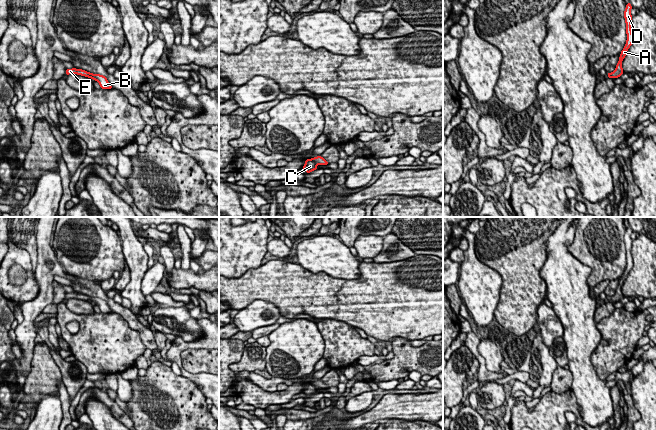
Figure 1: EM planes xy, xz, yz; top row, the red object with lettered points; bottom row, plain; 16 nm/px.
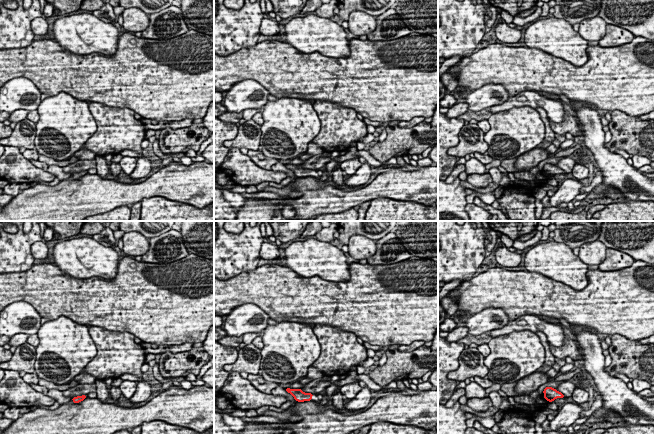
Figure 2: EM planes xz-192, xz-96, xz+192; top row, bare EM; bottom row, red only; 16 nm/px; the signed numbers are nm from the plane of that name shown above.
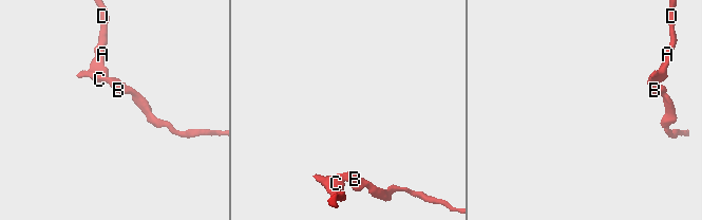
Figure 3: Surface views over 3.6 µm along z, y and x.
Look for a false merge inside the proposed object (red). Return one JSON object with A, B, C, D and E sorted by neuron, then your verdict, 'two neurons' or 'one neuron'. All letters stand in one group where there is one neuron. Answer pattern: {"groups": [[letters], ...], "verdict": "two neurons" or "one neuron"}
{"groups": [["A", "C", "D", "E"], ["B"]], "verdict": "two neurons"}

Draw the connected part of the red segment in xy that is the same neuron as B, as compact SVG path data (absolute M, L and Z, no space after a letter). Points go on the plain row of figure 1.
M90 297L89 302L96 304L101 310L101 313L112 313L113 312L108 306L107 302L103 299Z

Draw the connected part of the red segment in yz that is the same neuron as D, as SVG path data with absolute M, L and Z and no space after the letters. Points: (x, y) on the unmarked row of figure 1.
M629 226L628 228L626 228L626 232L625 232L625 235L624 235L624 242L625 242L625 247L626 247L627 265L626 265L625 271L621 275L619 285L617 287L617 289L616 289L616 292L611 297L612 302L614 302L614 303L620 301L624 297L621 287L622 287L623 283L625 282L628 273L630 272L630 270L633 267L633 258L632 258L632 255L631 255L631 247L632 247L631 233L632 233L632 230L631 230L631 228Z

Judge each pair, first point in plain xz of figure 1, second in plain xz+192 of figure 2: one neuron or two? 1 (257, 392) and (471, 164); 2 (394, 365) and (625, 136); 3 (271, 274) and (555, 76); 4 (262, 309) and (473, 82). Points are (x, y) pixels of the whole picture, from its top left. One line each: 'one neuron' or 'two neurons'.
1: two neurons
2: one neuron
3: one neuron
4: two neurons

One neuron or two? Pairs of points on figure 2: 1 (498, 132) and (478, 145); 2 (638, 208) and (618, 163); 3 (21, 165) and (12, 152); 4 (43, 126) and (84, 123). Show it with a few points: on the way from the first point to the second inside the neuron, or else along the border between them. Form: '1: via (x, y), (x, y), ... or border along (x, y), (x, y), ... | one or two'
1: border along (484, 133), (484, 141), (488, 145), (486, 152) | two
2: border along (636, 199), (624, 202) | two
3: via (18, 162), (13, 155) | one
4: via (53, 126), (74, 123) | one

